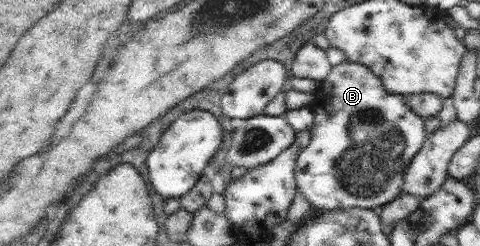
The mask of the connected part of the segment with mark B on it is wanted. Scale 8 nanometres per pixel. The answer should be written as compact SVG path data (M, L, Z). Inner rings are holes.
M345 60L331 69L328 78L321 81L315 91L315 126L310 129L310 143L297 157L294 172L296 190L303 193L307 204L322 210L383 206L402 192L405 171L424 146L427 133L424 119L411 110L404 95L387 90L368 66Z

